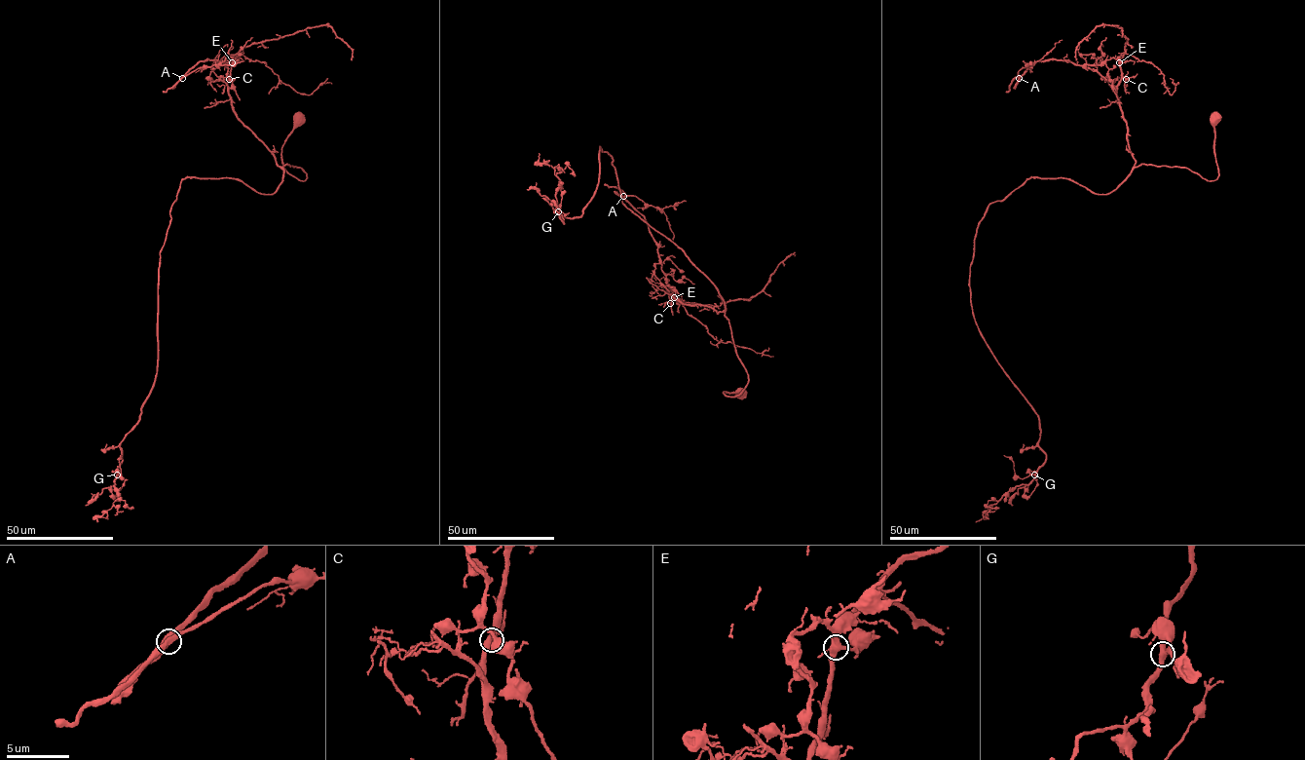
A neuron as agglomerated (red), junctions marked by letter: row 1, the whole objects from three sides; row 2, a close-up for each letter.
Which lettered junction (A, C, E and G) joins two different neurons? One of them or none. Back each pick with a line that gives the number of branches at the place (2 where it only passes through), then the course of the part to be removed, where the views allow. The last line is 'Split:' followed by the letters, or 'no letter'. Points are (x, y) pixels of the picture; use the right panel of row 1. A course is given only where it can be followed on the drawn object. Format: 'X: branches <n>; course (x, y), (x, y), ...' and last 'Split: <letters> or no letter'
E: branches 5; course (1119, 62), (1111, 57), (1099, 64), (1078, 65), (1044, 59), (1018, 76), (1022, 68), (1040, 59), (1062, 40)
Split: E

